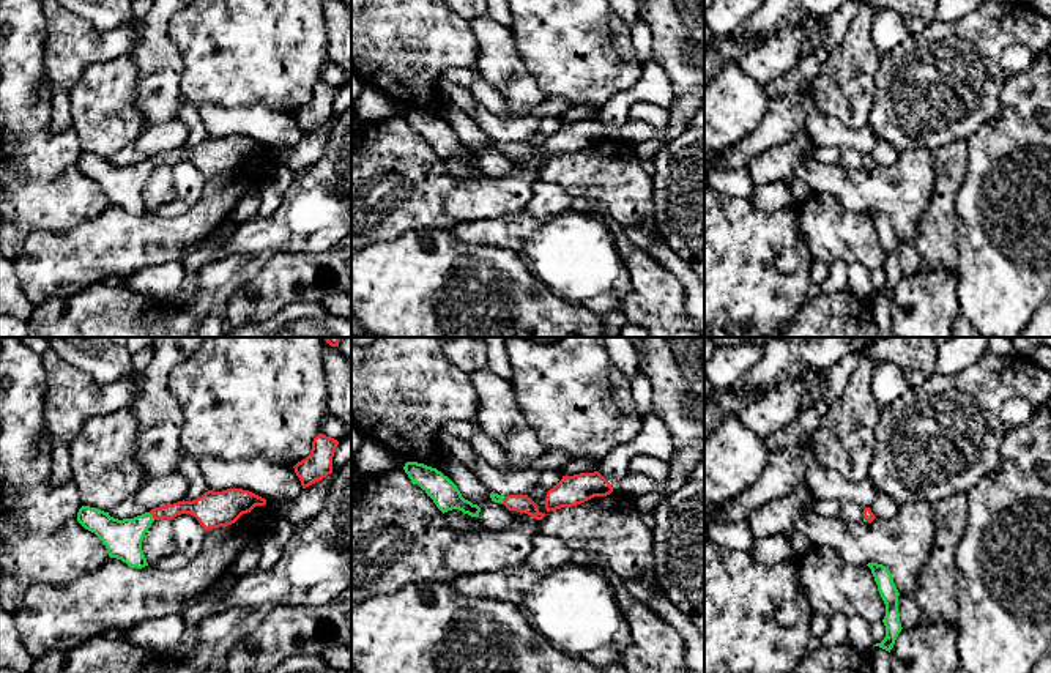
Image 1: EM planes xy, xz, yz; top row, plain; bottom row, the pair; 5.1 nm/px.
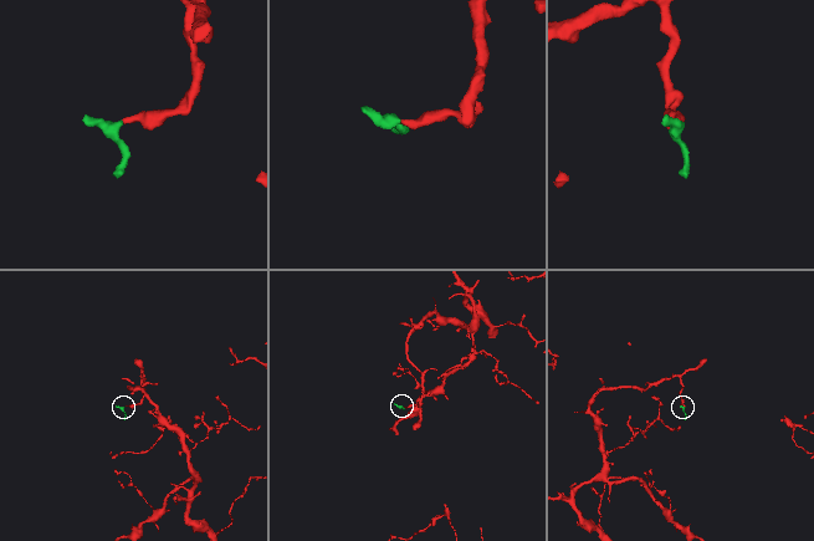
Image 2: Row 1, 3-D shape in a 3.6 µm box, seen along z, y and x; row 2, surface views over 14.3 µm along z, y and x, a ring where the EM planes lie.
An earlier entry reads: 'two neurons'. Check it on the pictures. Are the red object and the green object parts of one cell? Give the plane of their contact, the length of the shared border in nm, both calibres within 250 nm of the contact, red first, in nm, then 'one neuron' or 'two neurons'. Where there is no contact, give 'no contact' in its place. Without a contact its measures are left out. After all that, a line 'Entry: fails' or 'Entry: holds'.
xy | 50 nm | 100/190 nm | one neuron
Entry: fails

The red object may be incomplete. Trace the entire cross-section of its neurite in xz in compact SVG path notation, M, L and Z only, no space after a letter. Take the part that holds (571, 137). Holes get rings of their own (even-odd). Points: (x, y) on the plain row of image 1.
M580 120L563 123L563 126L547 139L547 159L561 154L581 151L594 143L607 143L613 139L610 129L599 120Z

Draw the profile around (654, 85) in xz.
M652 58L641 66L640 80L627 91L621 91L607 99L597 109L597 118L616 134L629 120L630 107L638 101L648 101L660 107L673 102L673 87L668 74Z

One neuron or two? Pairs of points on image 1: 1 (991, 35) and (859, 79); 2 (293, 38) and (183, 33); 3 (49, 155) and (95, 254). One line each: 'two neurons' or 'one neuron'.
1: two neurons
2: one neuron
3: two neurons

